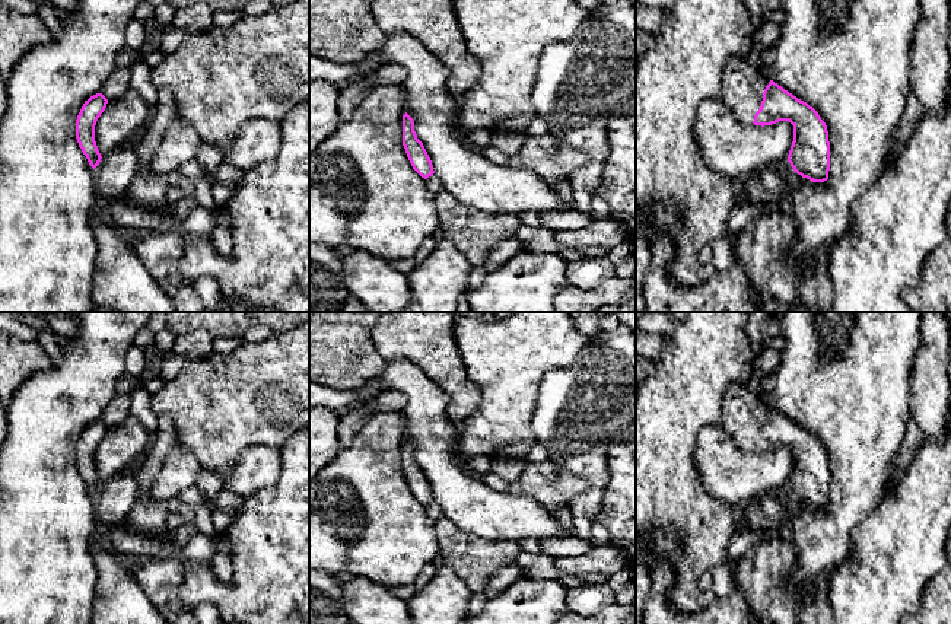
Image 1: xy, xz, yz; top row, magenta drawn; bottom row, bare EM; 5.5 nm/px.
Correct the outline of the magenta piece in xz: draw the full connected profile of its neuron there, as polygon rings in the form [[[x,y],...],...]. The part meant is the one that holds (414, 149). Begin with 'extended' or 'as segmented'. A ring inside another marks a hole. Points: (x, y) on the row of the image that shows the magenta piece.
as segmented; [[[407,112],[403,115],[403,146],[413,169],[422,178],[427,179],[435,173],[432,160],[414,131],[414,121]]]

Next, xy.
as segmented; [[[102,93],[90,96],[85,101],[76,120],[76,139],[79,147],[93,169],[102,159],[95,141],[95,125],[101,114],[105,111],[106,104],[108,99]]]

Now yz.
extended; [[[734,55],[723,69],[722,96],[742,124],[772,125],[789,121],[793,141],[788,162],[812,182],[828,179],[830,141],[826,122],[807,102],[775,83],[764,67]]]

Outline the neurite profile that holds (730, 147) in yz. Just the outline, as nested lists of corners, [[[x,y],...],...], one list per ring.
[[[721,95],[699,105],[694,134],[706,166],[738,179],[788,160],[793,125],[789,121],[764,127],[742,124]]]

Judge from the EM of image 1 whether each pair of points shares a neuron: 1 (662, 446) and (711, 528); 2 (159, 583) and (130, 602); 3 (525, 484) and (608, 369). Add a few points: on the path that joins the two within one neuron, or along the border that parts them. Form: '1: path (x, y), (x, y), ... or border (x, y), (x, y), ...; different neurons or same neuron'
1: path (662, 467), (662, 477), (693, 508); same neuron
2: border (129, 562), (132, 578), (158, 608); different neurons
3: border (549, 458), (579, 476); different neurons

